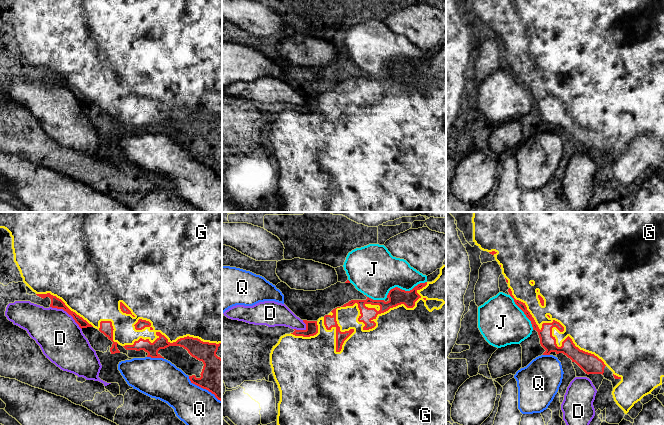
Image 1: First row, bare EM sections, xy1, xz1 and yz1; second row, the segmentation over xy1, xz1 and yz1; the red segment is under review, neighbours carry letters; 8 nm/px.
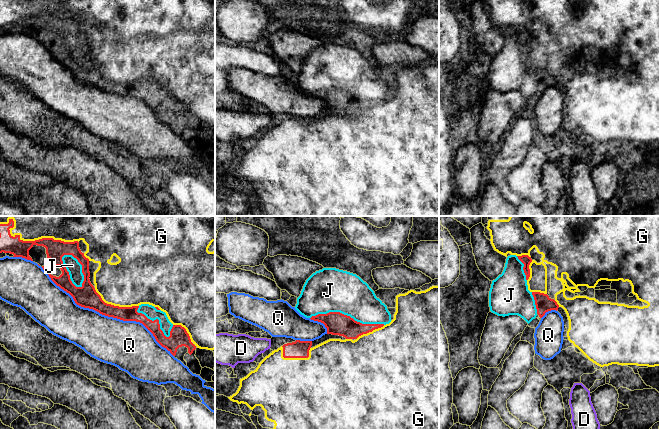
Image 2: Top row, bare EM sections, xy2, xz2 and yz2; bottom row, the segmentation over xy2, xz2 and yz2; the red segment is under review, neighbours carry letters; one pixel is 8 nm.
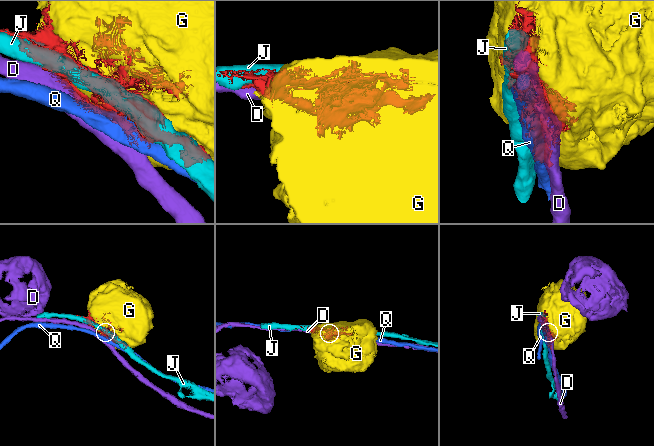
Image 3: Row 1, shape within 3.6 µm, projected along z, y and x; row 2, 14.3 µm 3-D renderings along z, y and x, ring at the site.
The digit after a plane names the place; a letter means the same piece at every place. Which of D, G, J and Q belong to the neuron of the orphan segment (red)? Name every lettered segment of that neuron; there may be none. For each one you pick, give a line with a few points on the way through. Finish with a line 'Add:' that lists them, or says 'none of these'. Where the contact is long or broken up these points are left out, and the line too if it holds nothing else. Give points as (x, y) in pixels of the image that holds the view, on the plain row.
Add: G

